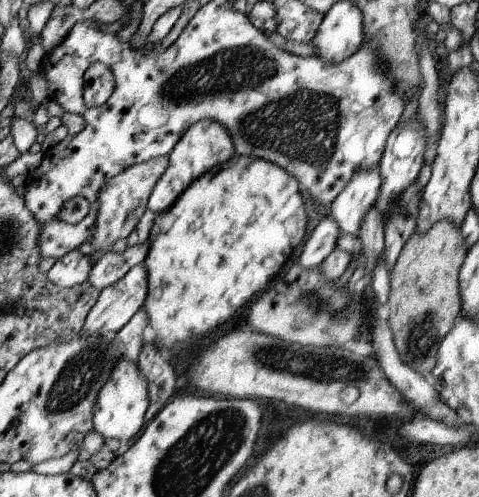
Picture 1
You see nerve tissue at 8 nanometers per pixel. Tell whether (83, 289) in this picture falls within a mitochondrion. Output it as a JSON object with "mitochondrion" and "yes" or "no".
{"mitochondrion":"no"}

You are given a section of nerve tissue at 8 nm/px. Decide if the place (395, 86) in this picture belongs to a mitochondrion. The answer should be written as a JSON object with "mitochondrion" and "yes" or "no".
{"mitochondrion":"no"}

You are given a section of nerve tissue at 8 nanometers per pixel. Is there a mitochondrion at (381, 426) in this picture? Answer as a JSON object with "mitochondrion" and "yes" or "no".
{"mitochondrion":"no"}

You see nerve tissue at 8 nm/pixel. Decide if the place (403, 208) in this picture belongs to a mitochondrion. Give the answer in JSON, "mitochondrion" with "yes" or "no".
{"mitochondrion":"yes"}

